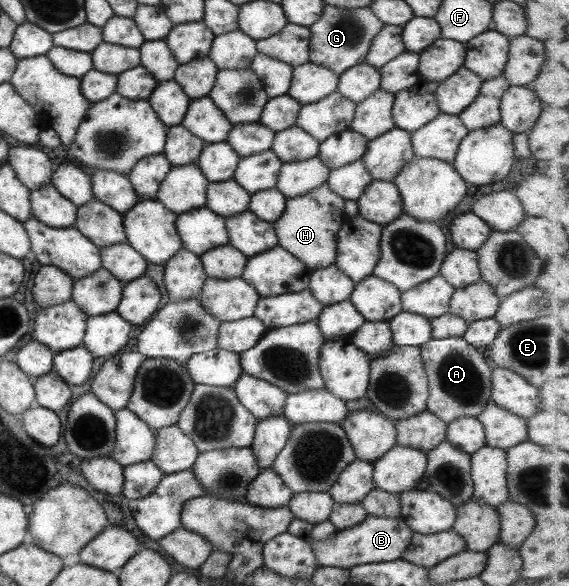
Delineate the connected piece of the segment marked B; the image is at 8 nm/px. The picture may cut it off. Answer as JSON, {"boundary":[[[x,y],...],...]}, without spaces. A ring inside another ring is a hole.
{"boundary":[[[366,514],[360,523],[336,531],[334,535],[323,541],[309,543],[315,556],[315,562],[319,567],[330,566],[349,570],[357,565],[401,559],[405,547],[411,540],[412,533],[412,530],[401,518],[377,517]]]}

